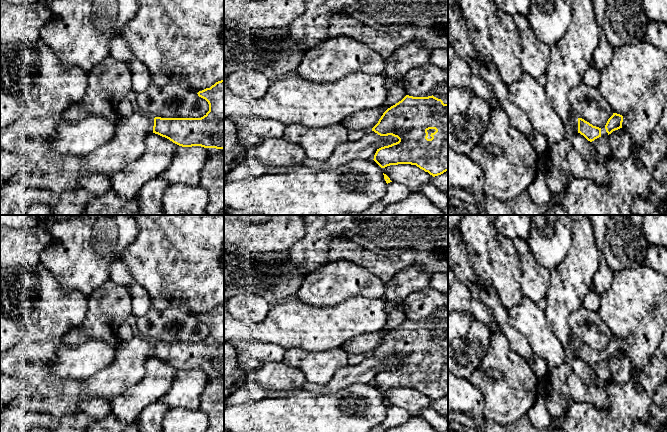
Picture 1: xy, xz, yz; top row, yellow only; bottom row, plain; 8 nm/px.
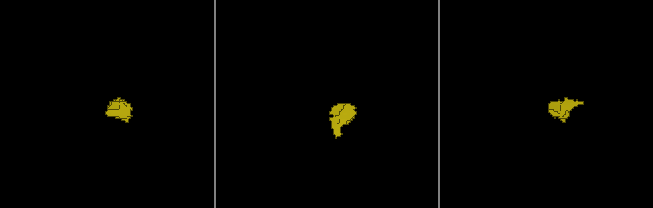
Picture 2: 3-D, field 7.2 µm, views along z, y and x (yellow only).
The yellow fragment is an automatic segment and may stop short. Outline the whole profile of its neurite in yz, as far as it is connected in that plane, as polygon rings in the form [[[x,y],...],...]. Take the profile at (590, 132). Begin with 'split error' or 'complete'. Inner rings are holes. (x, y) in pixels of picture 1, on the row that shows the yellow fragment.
split error; [[[613,113],[606,125],[601,128],[593,126],[582,118],[578,118],[578,133],[583,135],[588,141],[592,142],[601,136],[607,137],[613,131],[622,128],[622,122],[623,116],[617,113]]]

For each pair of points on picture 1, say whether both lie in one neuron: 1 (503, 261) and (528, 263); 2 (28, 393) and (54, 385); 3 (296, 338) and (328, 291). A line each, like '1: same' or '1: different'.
1: different
2: same
3: different

